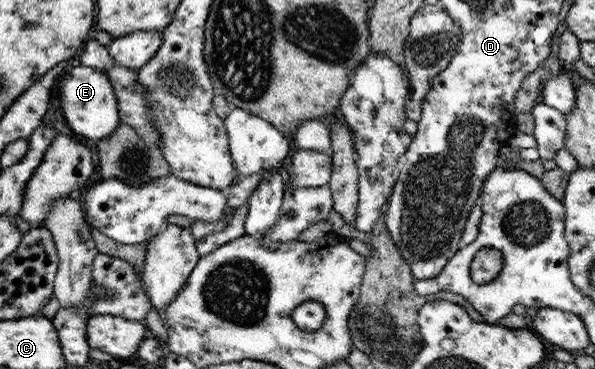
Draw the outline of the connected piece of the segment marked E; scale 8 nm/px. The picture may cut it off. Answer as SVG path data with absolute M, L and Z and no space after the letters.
M83 65L74 67L60 79L56 94L58 94L59 106L69 128L81 138L98 143L114 133L121 122L114 85L109 75L103 70Z

